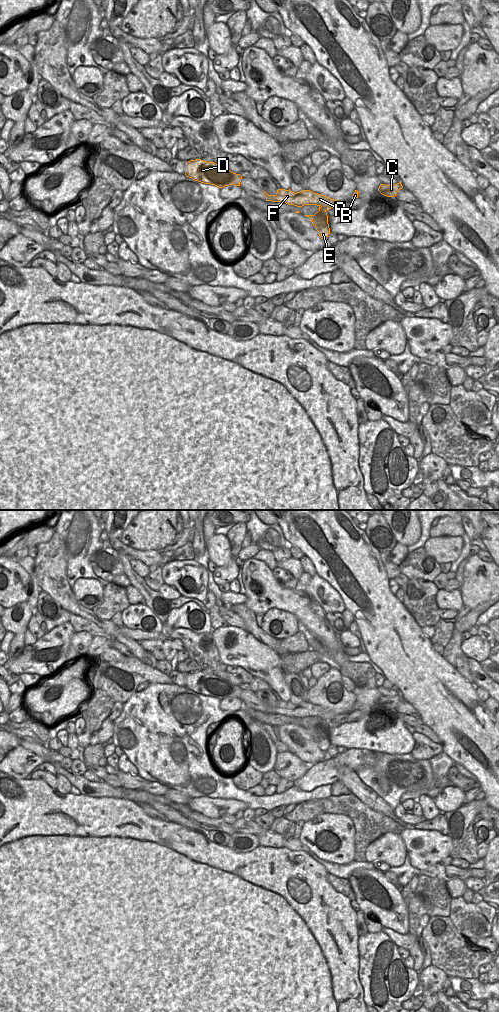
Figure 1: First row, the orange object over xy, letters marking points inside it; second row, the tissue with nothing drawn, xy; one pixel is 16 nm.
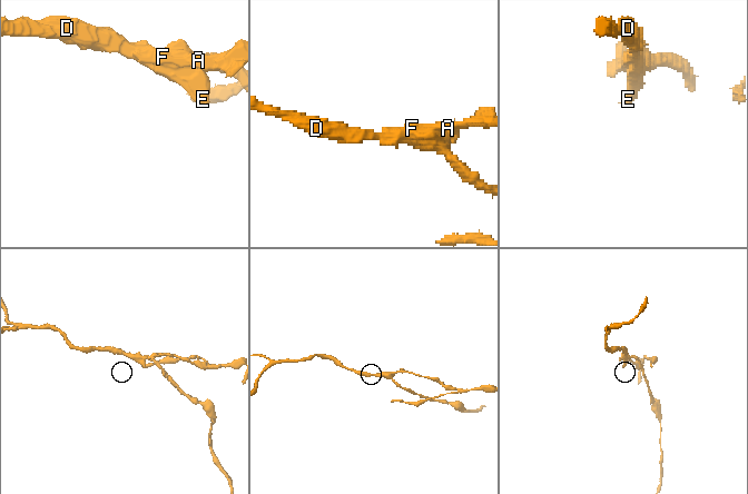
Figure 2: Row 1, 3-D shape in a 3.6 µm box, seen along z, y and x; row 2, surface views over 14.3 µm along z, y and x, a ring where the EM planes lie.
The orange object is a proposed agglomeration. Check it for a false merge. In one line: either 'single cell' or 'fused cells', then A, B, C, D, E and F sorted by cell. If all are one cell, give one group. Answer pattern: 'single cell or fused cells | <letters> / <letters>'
fused cells | A B C F / D E

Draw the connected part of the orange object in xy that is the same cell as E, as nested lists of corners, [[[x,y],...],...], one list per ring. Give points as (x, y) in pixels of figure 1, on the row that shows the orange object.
[[[308,204],[308,205],[317,205],[319,207],[319,211],[314,215],[304,215],[311,219],[313,226],[318,231],[318,234],[321,239],[326,240],[328,235],[330,234],[330,228],[328,224],[328,215],[327,208],[320,207],[318,204]]]

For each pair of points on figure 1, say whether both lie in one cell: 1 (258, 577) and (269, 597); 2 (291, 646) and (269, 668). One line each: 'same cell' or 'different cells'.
1: same cell
2: different cells

